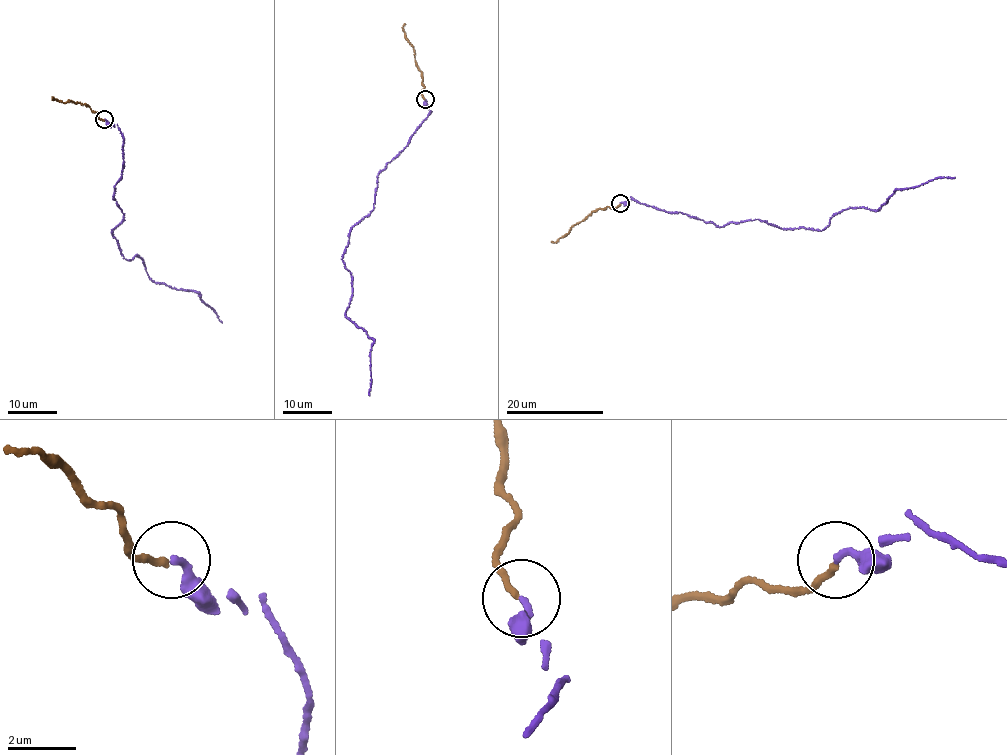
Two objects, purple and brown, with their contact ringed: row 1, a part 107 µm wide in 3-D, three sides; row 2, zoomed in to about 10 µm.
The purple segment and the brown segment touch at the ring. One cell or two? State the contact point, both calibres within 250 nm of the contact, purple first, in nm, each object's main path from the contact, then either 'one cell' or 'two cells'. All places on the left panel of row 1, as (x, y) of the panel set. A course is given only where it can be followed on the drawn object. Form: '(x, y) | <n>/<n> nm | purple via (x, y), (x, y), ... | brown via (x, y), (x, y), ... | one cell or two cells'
(104, 119) | 190/170 nm | purple via (104, 120), (124, 140), (113, 197), (124, 215), (112, 230), (124, 258), (198, 293), (222, 323) | brown via (104, 120), (85, 103), (69, 100), (63, 103), (52, 96) | one cell

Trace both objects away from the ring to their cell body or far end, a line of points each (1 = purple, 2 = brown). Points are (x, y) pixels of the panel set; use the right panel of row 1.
1: (620, 204), (630, 197), (719, 226), (758, 219), (820, 230), (843, 210), (879, 210), (897, 190), (955, 178)
2: (620, 204), (591, 211), (572, 225), (568, 234), (551, 242)

